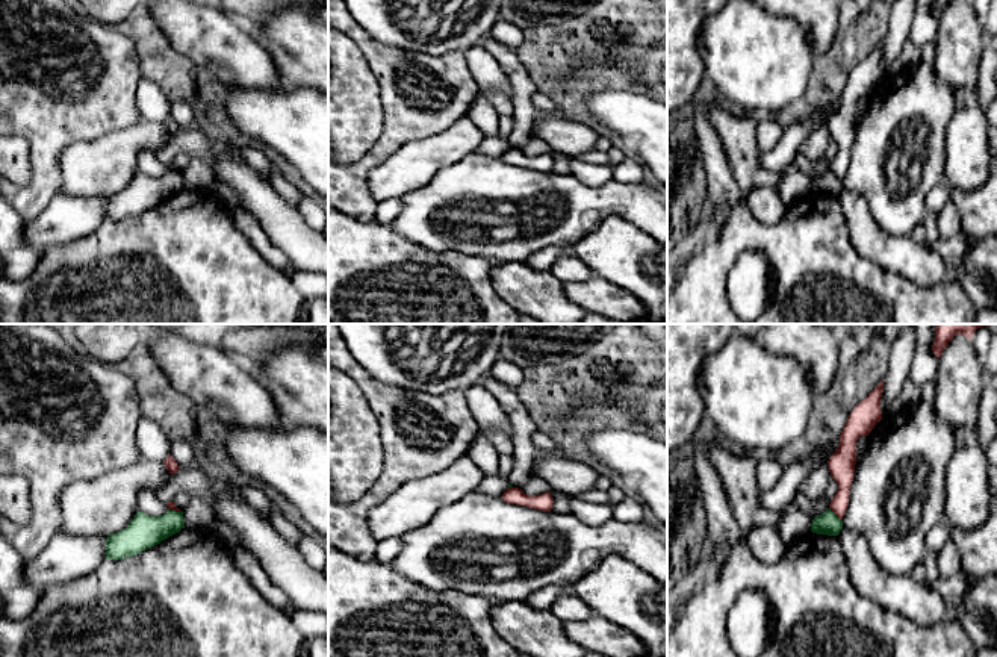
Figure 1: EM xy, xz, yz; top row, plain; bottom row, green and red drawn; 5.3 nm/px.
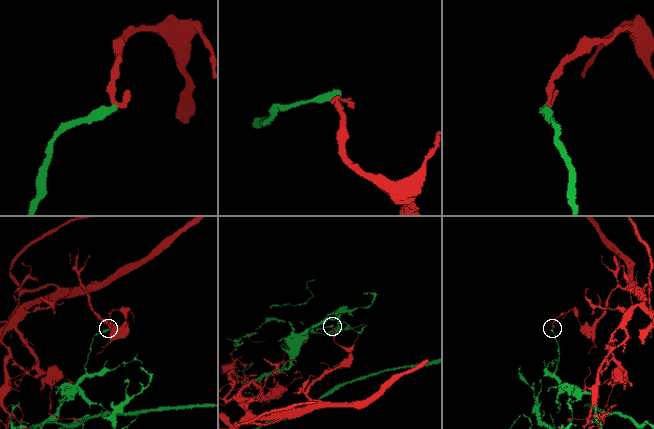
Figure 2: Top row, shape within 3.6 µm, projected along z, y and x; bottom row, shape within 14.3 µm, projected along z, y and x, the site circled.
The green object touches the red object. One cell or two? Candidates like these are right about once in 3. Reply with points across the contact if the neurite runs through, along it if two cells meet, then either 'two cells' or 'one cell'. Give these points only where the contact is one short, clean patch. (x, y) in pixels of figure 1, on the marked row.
along yz (829, 507), (840, 519) | two cells

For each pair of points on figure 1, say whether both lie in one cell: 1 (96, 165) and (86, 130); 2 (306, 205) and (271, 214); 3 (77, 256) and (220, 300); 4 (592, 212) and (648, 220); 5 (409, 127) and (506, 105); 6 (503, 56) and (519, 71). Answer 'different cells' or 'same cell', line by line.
1: different cells
2: different cells
3: same cell
4: same cell
5: different cells
6: same cell

